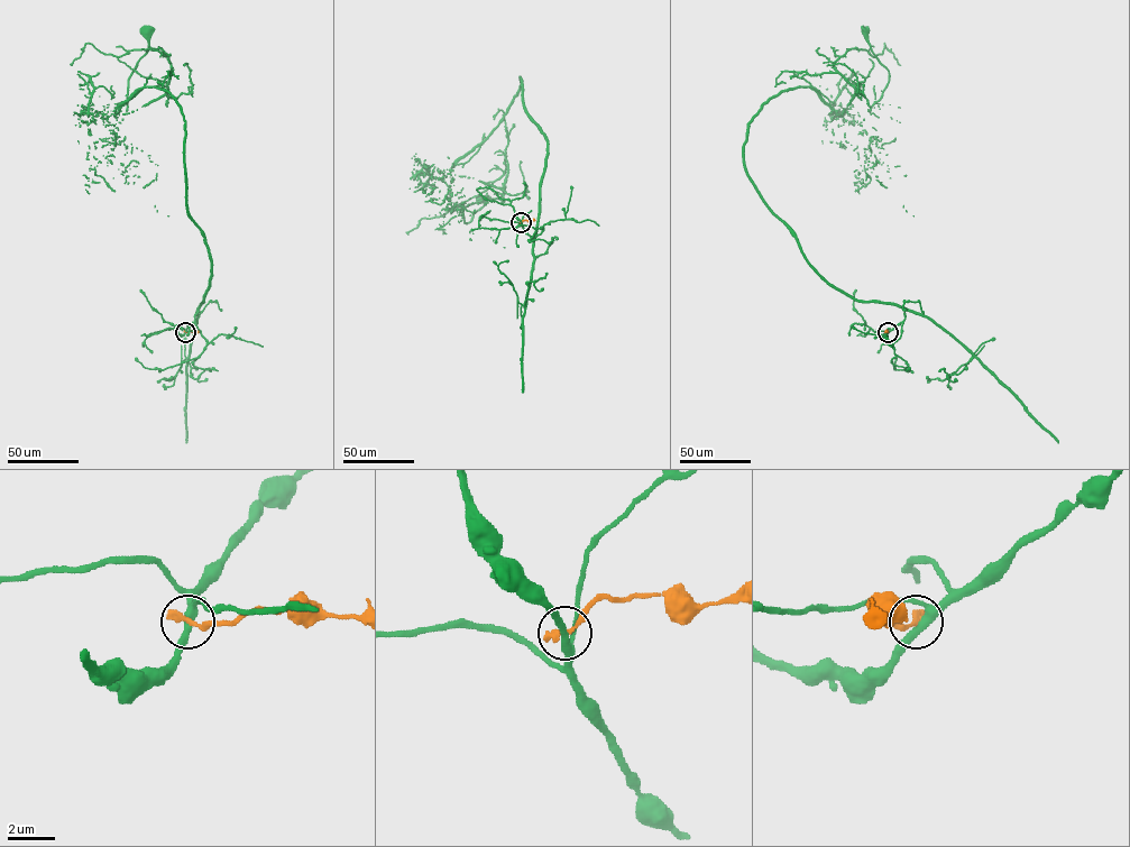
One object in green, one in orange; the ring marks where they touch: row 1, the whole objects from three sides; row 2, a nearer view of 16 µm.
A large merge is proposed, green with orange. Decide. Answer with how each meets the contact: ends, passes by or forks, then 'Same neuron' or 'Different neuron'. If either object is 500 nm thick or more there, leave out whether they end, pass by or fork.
At the ring green forks. At the ring orange ends. Different neuron

